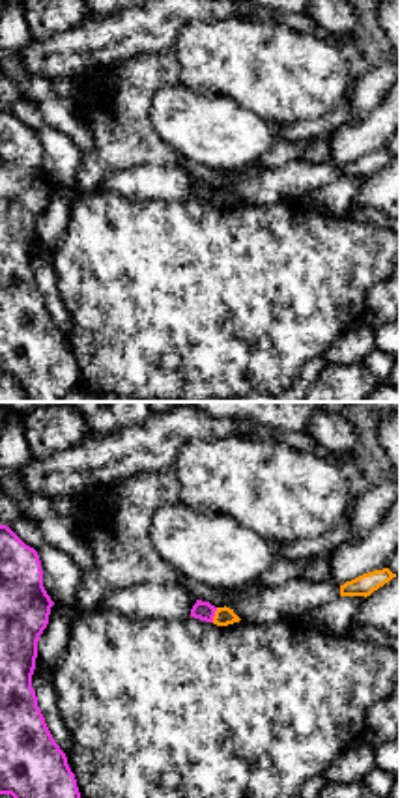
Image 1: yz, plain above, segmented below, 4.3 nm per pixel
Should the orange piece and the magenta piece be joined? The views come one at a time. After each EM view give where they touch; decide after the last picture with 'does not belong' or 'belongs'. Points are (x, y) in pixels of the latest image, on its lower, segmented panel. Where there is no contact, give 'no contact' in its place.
contact (215, 615)

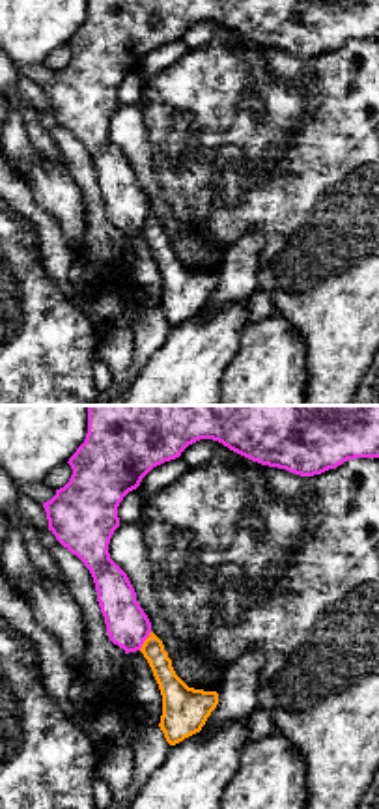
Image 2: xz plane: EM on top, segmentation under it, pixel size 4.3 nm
contact (144, 641)

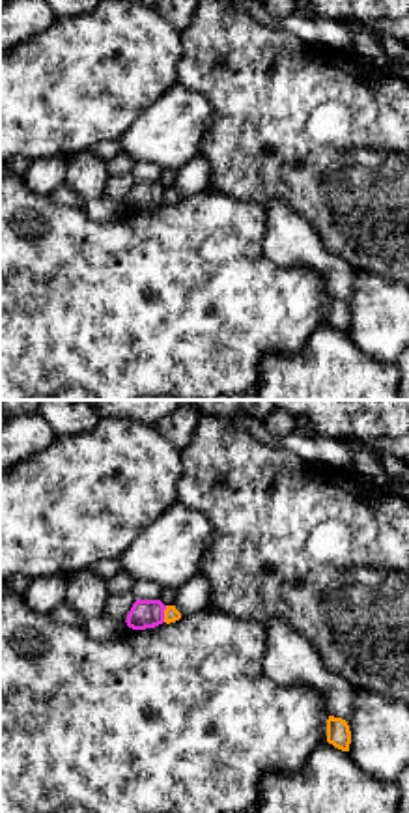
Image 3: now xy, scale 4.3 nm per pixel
contact (165, 613)

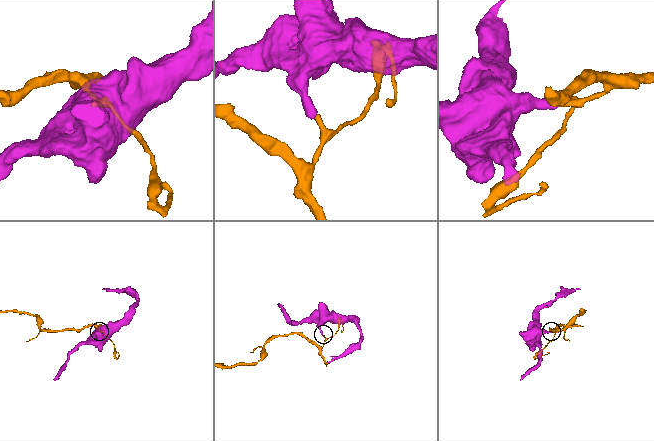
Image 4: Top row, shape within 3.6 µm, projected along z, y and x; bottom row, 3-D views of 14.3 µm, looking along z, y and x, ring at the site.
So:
does not belong

